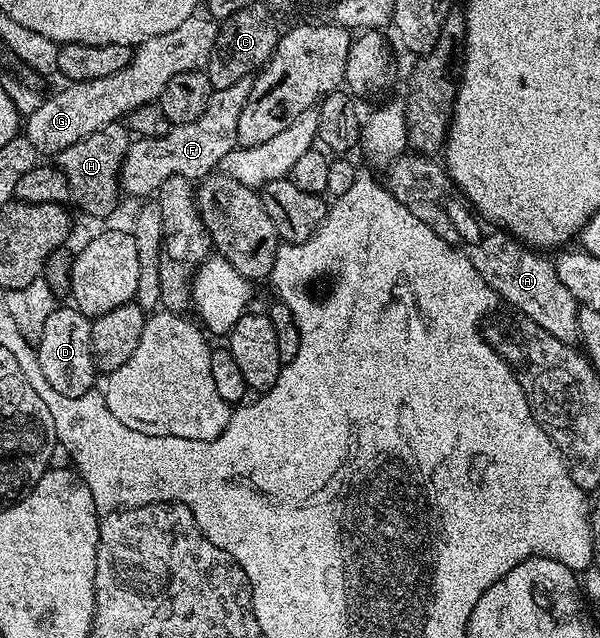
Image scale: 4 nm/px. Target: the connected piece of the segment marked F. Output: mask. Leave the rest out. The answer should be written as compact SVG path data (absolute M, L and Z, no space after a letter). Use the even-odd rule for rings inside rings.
M247 79L235 82L235 86L216 89L207 102L207 110L203 110L195 122L170 127L163 138L134 139L125 155L119 177L124 195L126 192L129 196L149 198L156 193L158 186L172 176L182 176L197 182L210 175L220 165L223 154L238 147L239 114L243 114L243 106L247 106L247 94L251 94L252 85L253 80Z

